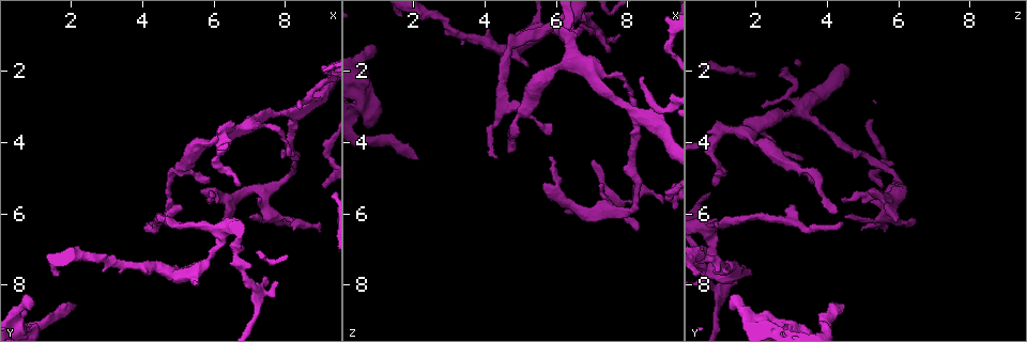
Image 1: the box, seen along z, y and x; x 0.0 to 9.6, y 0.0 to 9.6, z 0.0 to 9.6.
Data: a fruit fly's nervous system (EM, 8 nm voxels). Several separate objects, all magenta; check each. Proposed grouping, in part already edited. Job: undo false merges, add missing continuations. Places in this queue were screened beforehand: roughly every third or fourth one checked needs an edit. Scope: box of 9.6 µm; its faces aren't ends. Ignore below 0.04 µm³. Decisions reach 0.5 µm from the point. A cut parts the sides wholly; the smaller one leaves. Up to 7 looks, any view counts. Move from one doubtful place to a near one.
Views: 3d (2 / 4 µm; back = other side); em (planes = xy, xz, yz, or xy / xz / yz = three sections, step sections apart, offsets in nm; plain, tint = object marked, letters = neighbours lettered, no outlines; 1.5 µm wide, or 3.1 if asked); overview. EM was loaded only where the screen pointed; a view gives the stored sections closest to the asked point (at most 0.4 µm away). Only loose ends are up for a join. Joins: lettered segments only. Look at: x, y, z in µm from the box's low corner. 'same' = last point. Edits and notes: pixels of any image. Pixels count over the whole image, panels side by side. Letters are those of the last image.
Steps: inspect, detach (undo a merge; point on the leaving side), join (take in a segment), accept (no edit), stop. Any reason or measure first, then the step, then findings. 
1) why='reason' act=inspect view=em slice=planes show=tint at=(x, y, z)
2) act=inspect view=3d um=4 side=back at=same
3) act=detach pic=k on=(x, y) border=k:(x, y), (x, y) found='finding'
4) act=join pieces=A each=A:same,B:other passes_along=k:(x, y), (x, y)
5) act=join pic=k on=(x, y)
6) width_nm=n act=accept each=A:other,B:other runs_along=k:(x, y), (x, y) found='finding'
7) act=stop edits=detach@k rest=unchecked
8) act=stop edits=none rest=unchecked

why='tapers out' act=inspect view=em slice=planes show=letters at=(8.50, 2.95, 2.25)

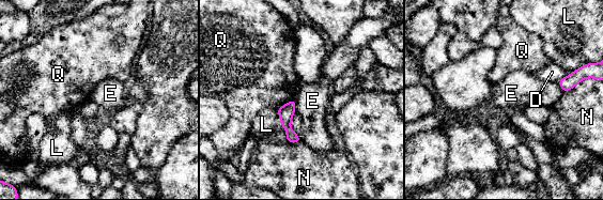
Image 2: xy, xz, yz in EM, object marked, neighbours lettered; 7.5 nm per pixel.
width_nm=120 act=accept each=D:other,E:other,L:other,N:other,Q:other border=2:(294, 98), (291, 128), (303, 140) found='no lettered segment goes on from it'

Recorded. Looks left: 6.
why='free end' act=inspect view=em slice=planes show=letters at=(5.20, 7.75, 1.90)

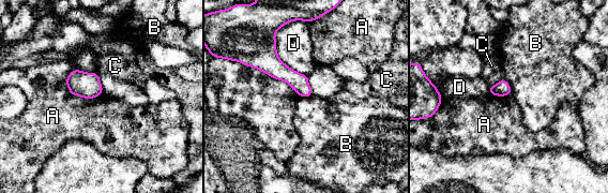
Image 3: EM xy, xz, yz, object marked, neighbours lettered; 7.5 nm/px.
act=accept each=A:other,B:other,C:other,D:other border=3:(65, 82), (72, 94), (102, 93) found='none of them fits'

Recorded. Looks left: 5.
why='branch stops here' act=inspect view=em slice=yz step=4 show=tint at=(2.10, 8.60, 4.55)

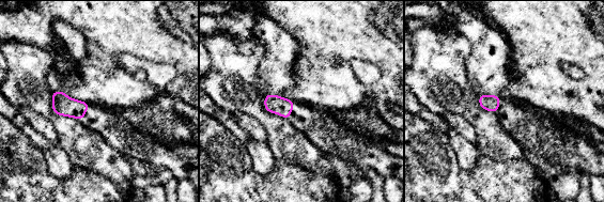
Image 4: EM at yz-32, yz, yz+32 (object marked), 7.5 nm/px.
act=inspect view=em slice=planes show=letters at=same

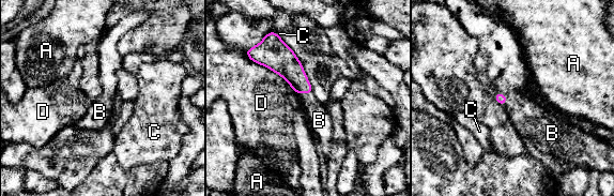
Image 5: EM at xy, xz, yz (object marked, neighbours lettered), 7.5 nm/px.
act=join pieces=B each=A:other,B:same,C:other,D:other passes_along=5:(287, 64), (304, 92), (319, 120) found='the neuron continues'

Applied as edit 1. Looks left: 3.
act=stop edits=join@5 rest=unchecked

